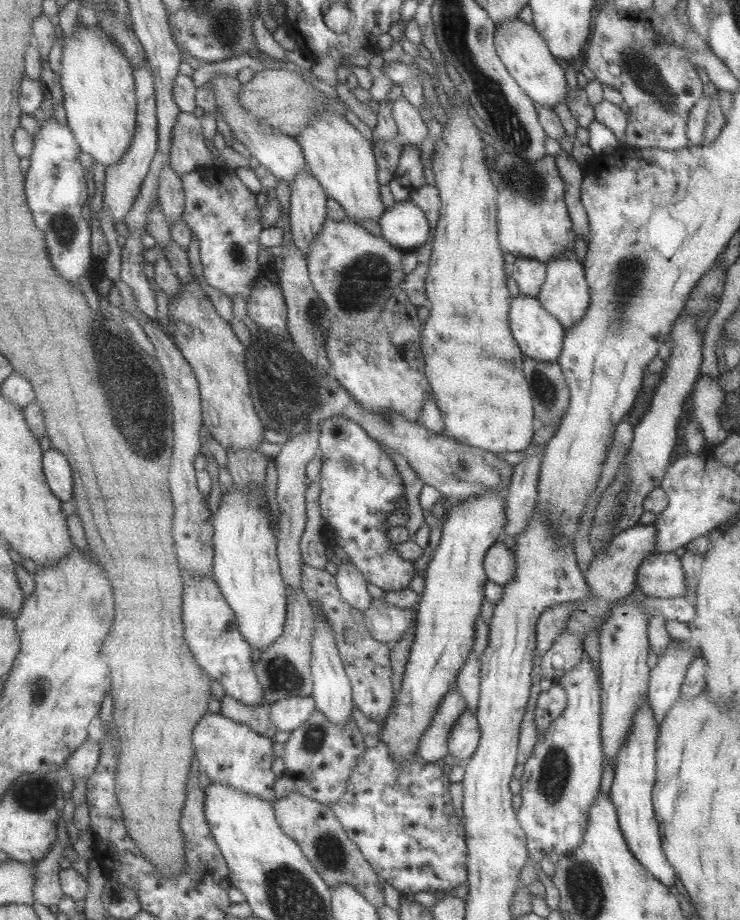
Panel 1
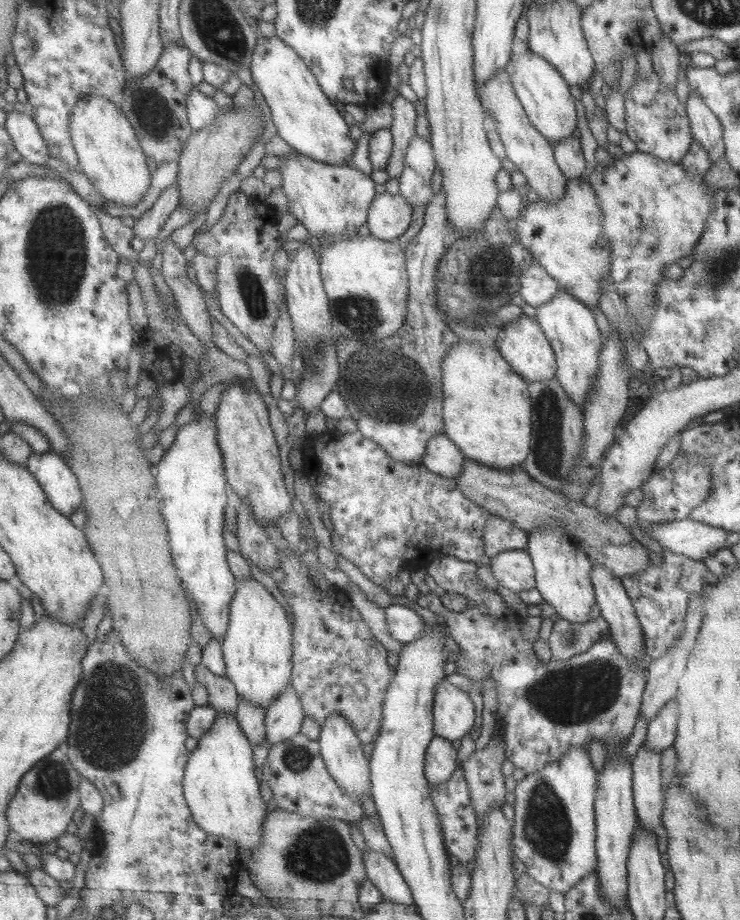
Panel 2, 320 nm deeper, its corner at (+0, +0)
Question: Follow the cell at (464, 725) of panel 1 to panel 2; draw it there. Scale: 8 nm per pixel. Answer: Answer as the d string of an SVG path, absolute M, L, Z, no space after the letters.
M443 677L435 688L432 706L432 729L435 736L451 742L467 735L475 716L475 706L469 695L460 687L453 686Z

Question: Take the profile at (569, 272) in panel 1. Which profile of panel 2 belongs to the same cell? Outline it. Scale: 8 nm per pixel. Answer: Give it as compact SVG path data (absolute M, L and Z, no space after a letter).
M558 291L549 302L535 308L537 325L541 328L545 339L549 341L555 354L555 381L561 385L565 395L582 411L584 402L591 390L591 383L597 377L599 367L599 349L601 336L595 326L595 318L589 307L577 302L570 294Z

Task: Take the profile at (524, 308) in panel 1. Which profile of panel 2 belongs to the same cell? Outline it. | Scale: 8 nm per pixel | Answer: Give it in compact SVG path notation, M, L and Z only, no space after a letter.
M521 314L521 317L517 319L513 318L500 329L499 335L494 340L494 346L511 371L519 375L525 383L544 382L554 378L555 354L541 328L537 325L536 319L531 319L525 314Z

